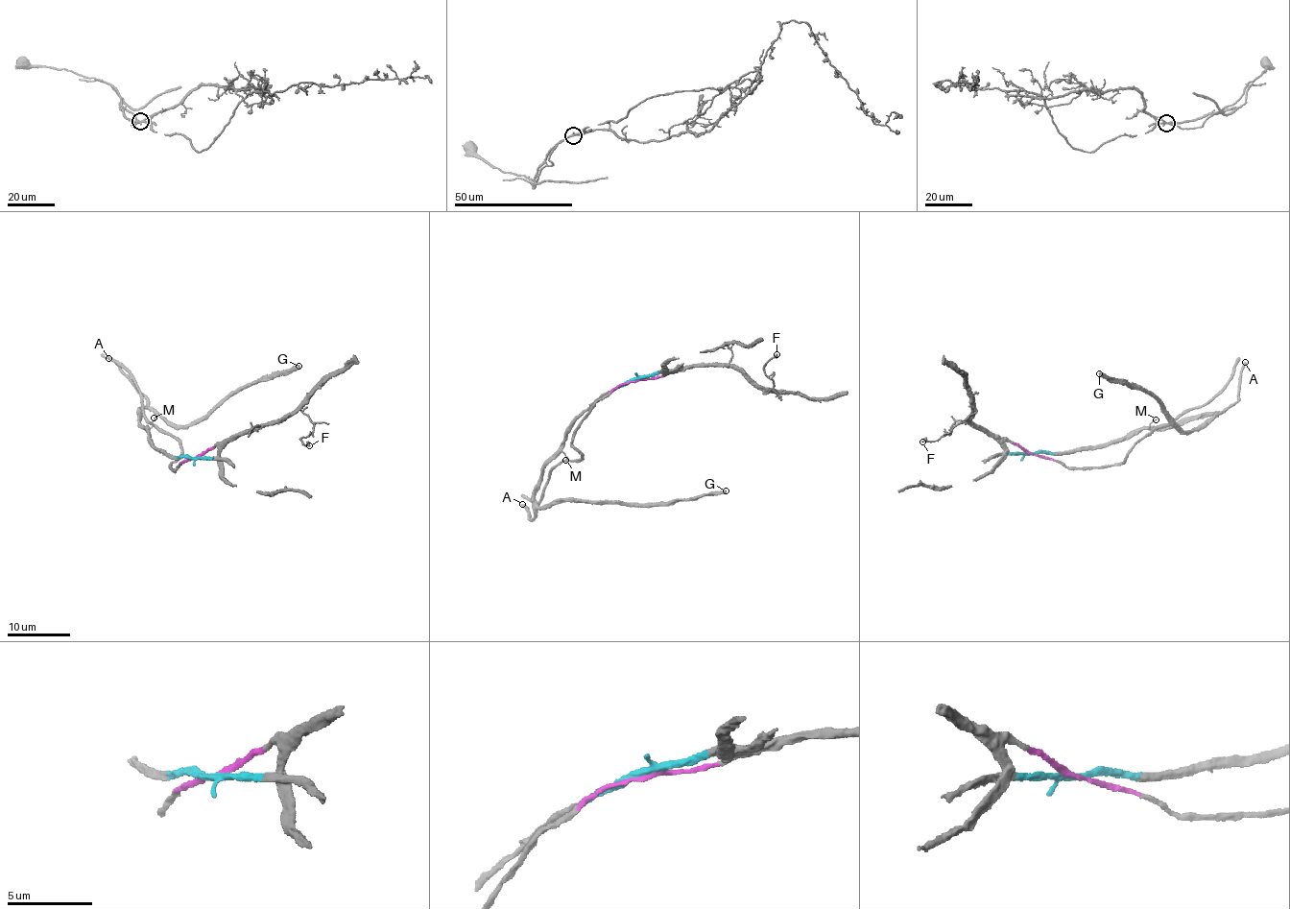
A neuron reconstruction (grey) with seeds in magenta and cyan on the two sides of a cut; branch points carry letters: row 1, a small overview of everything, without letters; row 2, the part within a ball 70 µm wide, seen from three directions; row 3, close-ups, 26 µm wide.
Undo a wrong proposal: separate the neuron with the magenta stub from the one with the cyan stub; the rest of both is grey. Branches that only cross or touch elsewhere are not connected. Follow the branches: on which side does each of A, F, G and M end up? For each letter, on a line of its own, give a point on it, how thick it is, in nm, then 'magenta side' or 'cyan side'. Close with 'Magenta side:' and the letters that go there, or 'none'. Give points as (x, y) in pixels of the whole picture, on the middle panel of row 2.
A: (522, 504) | 320 nm | cyan side
F: (776, 354) | 320 nm | magenta side
G: (726, 490) | 400 nm | cyan side
M: (565, 460) | 170 nm | cyan side
Magenta side: F

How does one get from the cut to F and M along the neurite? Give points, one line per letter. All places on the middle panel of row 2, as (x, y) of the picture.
F: (634, 381), (653, 379), (691, 366), (731, 367), (765, 394), (773, 381), (764, 369), (776, 354)
M: (634, 381), (627, 380), (614, 386), (577, 416), (563, 443), (566, 460)

